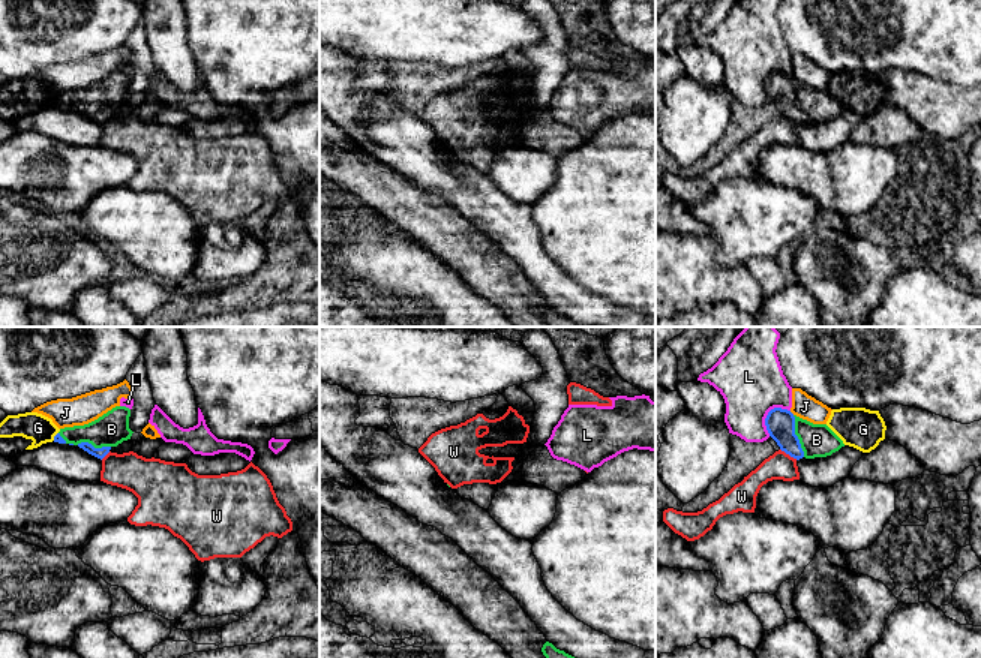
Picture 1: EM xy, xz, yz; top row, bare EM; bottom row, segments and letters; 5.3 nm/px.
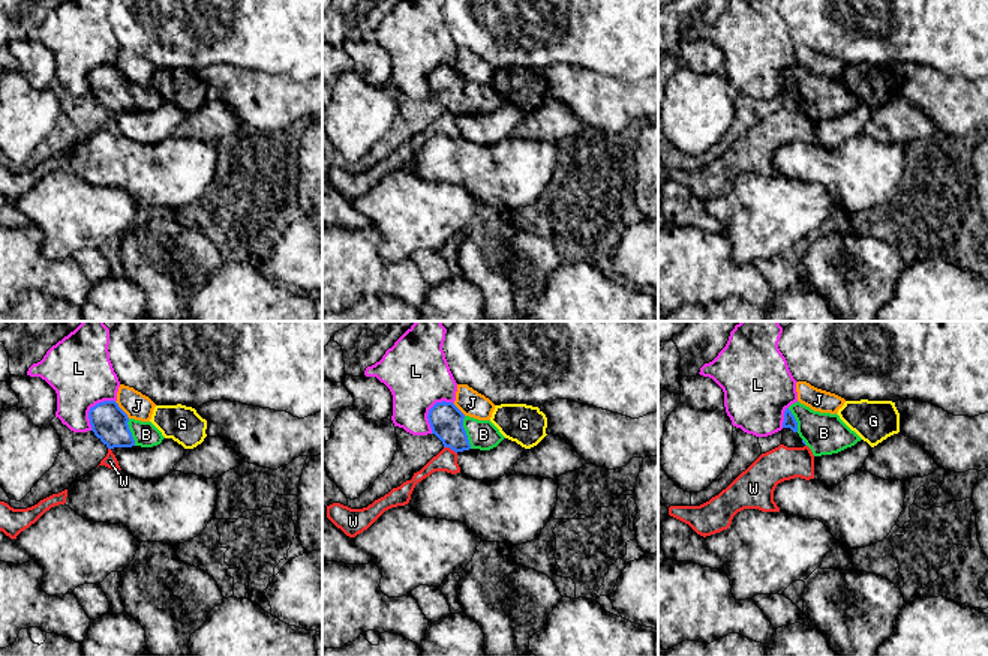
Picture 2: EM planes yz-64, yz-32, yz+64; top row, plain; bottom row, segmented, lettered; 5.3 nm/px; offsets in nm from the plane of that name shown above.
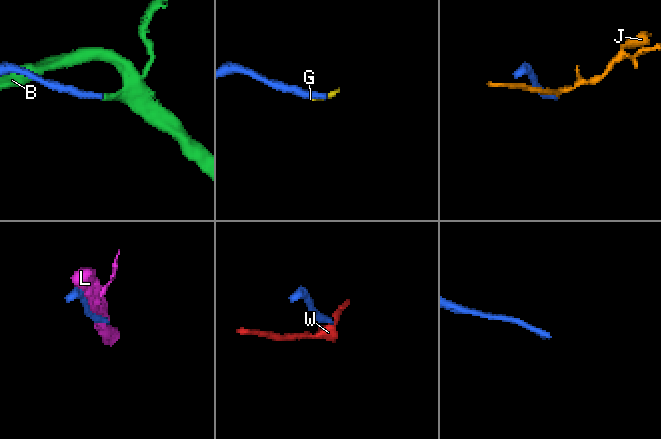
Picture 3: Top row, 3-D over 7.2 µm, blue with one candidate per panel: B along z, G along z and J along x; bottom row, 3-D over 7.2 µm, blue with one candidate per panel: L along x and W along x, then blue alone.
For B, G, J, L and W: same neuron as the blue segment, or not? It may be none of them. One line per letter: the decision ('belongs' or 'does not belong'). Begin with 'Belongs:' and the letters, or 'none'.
Belongs: B
B: belongs
G: does not belong
J: does not belong
L: does not belong
W: does not belong

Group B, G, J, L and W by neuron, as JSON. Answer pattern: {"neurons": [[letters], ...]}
{"neurons": [["B"], ["G"], ["J"], ["L"], ["W"]]}

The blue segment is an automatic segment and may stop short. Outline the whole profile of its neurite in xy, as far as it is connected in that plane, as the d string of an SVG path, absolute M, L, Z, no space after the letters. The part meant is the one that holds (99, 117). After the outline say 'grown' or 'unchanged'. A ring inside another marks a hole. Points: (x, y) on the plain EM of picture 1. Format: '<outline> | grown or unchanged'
M116 70L88 88L60 93L54 106L78 109L102 124L112 111L130 103L129 81L129 72Z | grown

